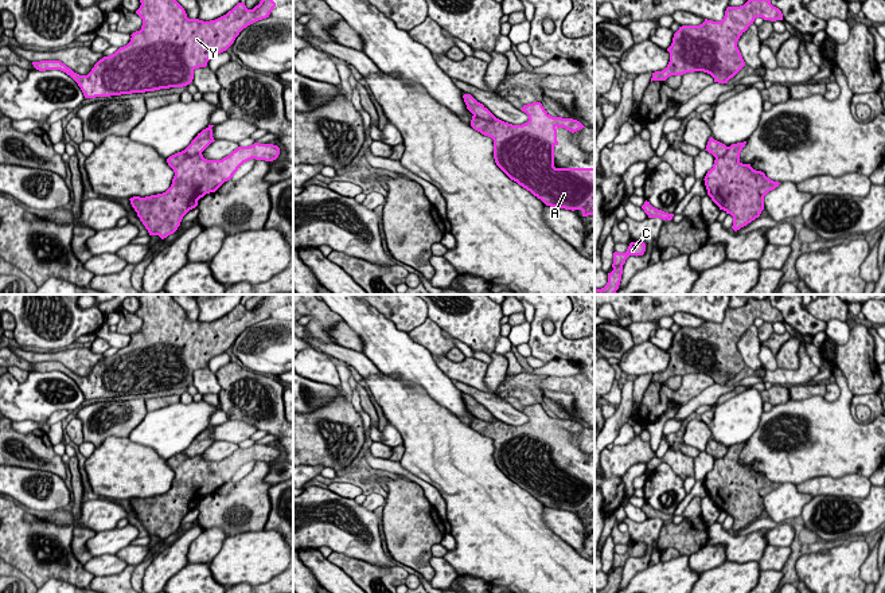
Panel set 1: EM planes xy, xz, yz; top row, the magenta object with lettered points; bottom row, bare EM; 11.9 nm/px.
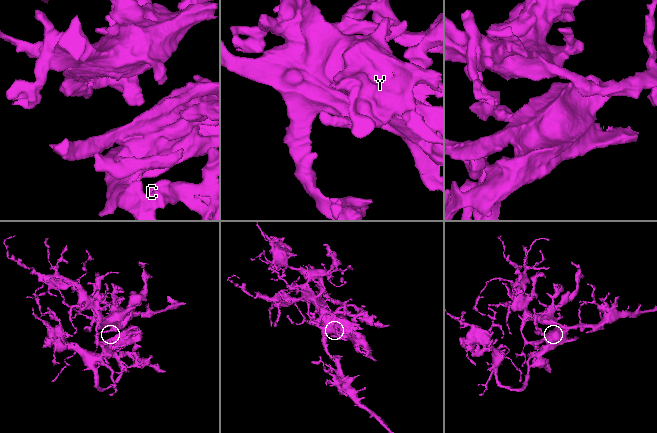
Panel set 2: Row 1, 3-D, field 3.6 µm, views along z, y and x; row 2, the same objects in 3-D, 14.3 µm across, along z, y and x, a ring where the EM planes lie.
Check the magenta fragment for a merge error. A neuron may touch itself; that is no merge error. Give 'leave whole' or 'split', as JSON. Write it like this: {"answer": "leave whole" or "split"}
{"answer": "leave whole"}

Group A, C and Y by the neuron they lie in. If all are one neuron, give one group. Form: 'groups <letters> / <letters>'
groups A C Y

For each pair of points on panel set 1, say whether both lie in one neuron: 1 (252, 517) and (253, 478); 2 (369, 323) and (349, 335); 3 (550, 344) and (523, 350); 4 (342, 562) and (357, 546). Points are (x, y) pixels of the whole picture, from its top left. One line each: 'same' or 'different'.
1: same
2: different
3: different
4: different

